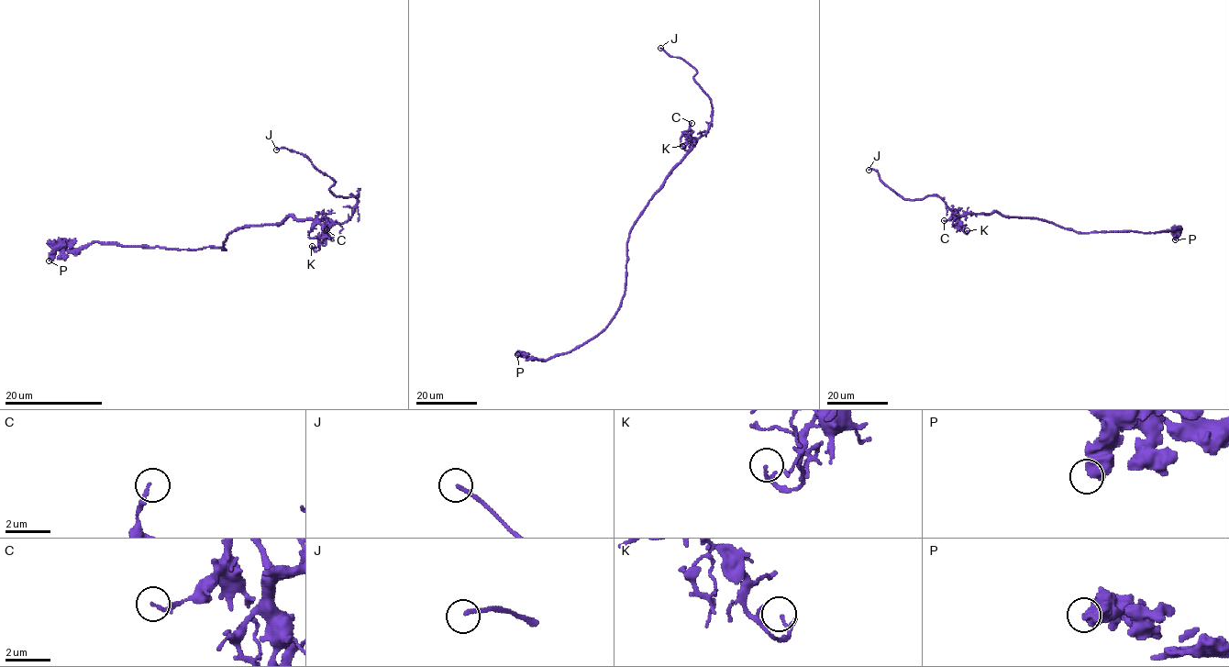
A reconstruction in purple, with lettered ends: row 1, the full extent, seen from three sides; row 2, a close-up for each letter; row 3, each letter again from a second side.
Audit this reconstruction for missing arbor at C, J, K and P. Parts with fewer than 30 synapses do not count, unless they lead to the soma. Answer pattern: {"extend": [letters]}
{"extend": ["J"]}

